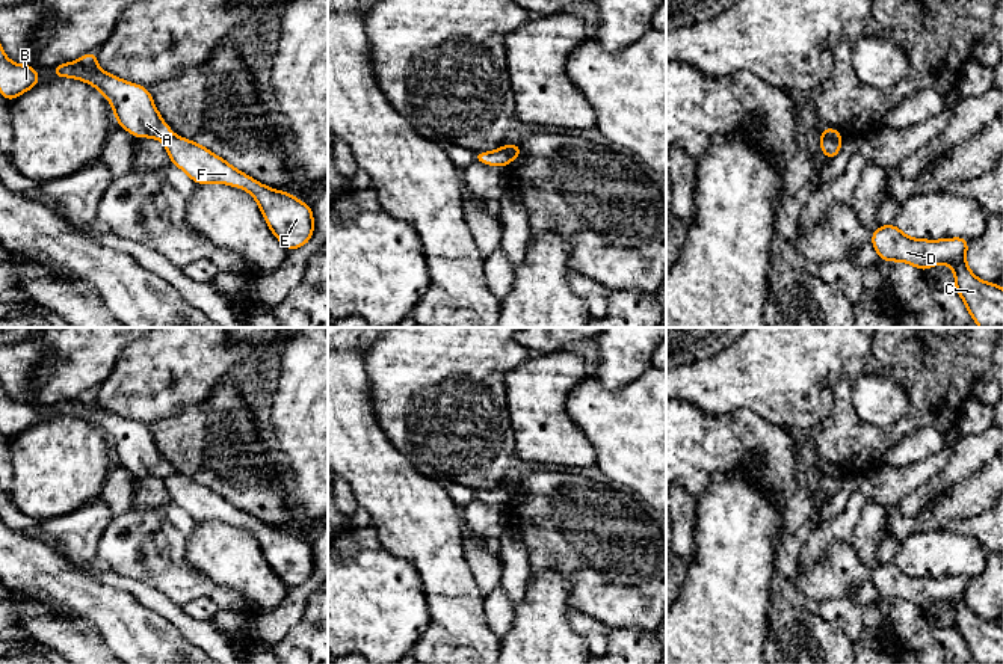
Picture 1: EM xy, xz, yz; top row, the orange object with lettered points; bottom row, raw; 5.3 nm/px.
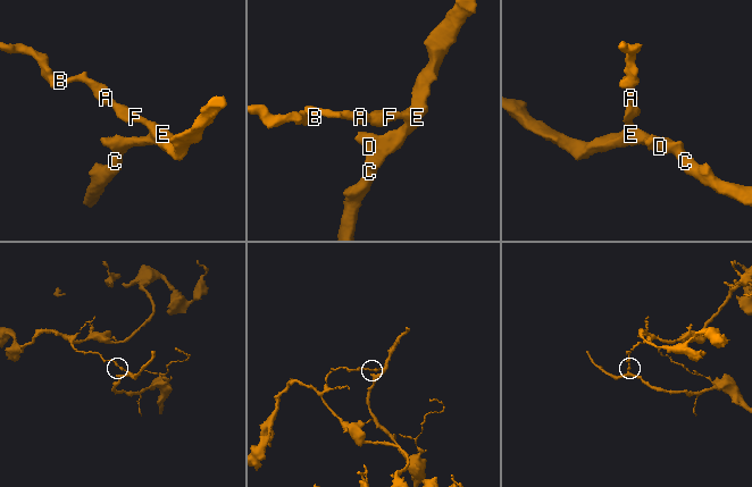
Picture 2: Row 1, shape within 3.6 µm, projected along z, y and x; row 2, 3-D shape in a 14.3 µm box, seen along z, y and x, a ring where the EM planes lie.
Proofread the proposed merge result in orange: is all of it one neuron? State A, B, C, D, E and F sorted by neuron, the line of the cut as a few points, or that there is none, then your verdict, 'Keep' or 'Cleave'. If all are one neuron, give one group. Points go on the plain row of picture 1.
Groups: A B / C D E F. Split along yz (822, 473), (840, 479). Cleave

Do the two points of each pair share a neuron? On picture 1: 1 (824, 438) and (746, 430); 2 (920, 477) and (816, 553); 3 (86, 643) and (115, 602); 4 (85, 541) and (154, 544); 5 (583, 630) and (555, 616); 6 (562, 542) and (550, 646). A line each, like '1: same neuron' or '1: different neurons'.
1: different neurons
2: same neuron
3: different neurons
4: different neurons
5: different neurons
6: different neurons

